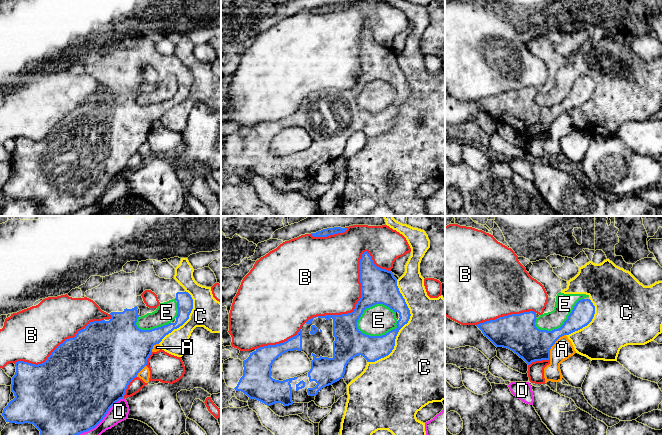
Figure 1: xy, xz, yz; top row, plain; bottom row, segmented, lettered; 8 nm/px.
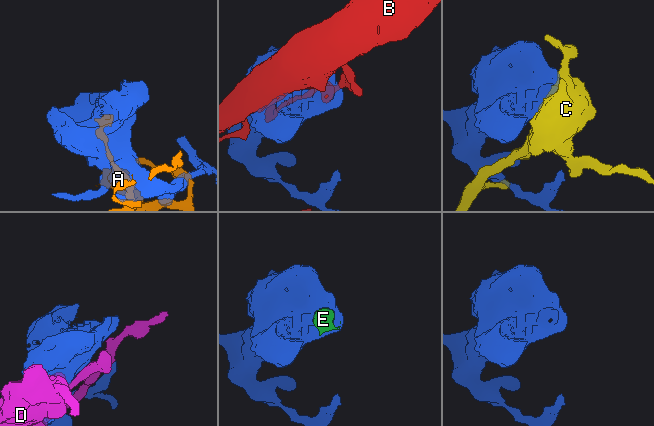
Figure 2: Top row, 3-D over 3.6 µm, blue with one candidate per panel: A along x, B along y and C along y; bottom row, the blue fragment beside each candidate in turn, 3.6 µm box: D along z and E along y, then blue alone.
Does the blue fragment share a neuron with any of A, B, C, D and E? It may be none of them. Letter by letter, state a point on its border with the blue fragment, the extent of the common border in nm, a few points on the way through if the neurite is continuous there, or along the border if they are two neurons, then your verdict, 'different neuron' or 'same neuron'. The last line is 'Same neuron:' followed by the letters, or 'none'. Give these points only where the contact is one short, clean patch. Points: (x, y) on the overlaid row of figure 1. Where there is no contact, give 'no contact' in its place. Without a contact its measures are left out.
A: yz (553, 344) | 240 nm | different neuron
B: xz (361, 290) | 800 nm | different neuron
C: xz (401, 327) | 700 nm | different neuron
D: xy (102, 419) | 480 nm | different neuron
E: xz (375, 336) | 340 nm | different neuron
Same neuron: none

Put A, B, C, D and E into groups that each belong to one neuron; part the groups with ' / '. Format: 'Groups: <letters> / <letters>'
Groups: A / B / C E / D

